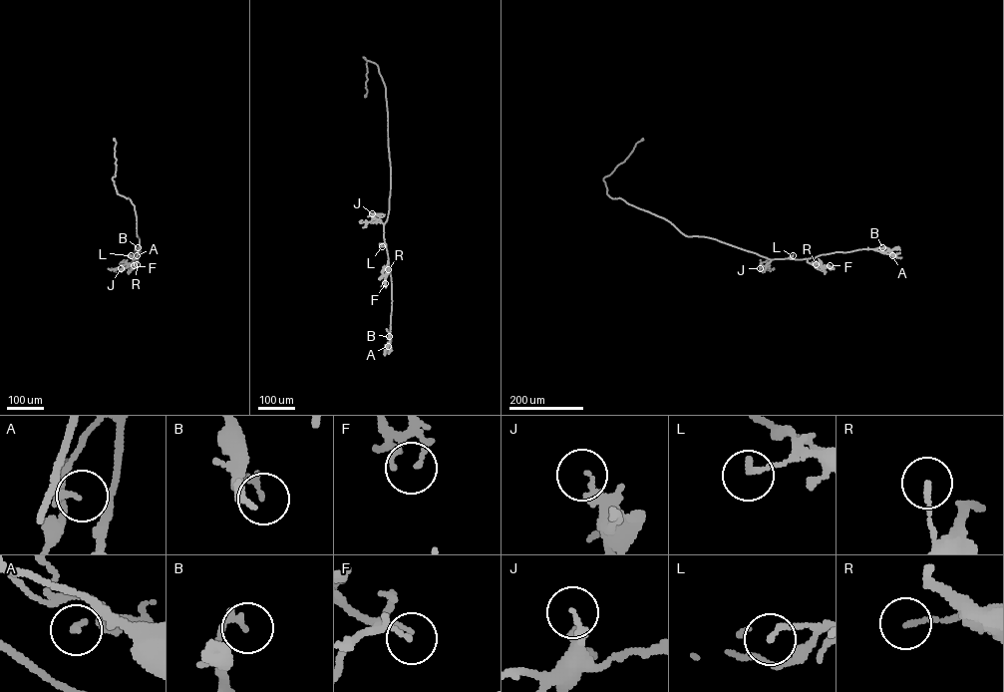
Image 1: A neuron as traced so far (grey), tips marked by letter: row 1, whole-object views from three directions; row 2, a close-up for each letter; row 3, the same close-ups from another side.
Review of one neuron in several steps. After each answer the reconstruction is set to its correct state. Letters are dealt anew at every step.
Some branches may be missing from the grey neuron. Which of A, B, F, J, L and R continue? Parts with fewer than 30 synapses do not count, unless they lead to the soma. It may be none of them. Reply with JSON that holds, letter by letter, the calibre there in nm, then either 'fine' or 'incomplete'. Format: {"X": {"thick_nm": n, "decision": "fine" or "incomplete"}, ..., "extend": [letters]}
{"A": {"thick_nm": 180, "decision": "fine"}, "B": {"thick_nm": 160, "decision": "fine"}, "F": {"thick_nm": 110, "decision": "fine"}, "J": {"thick_nm": 160, "decision": "fine"}, "L": {"thick_nm": 150, "decision": "fine"}, "R": {"thick_nm": 130, "decision": "fine"}, "extend": []}

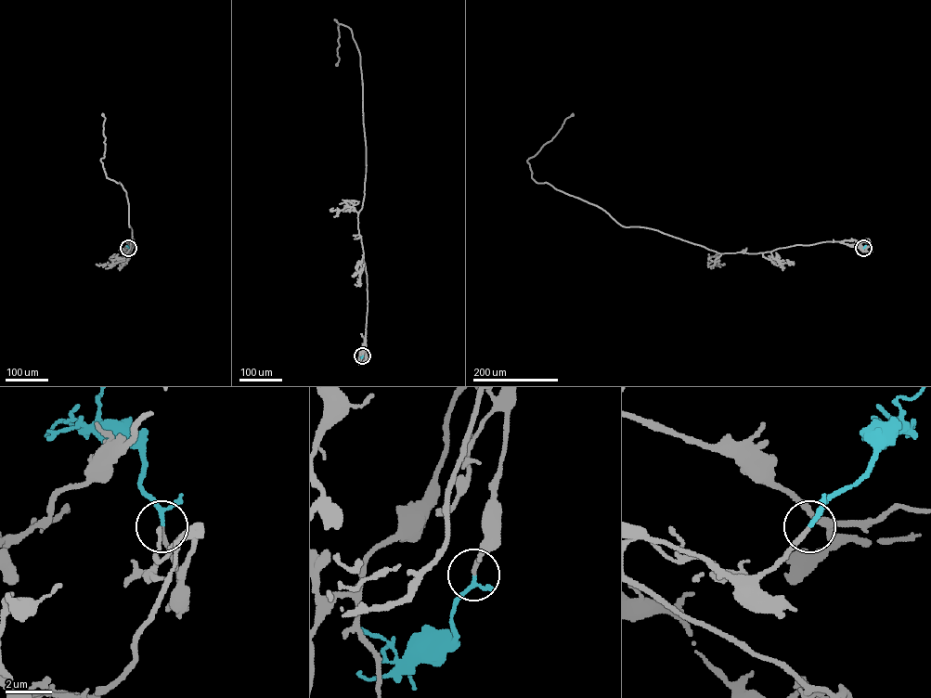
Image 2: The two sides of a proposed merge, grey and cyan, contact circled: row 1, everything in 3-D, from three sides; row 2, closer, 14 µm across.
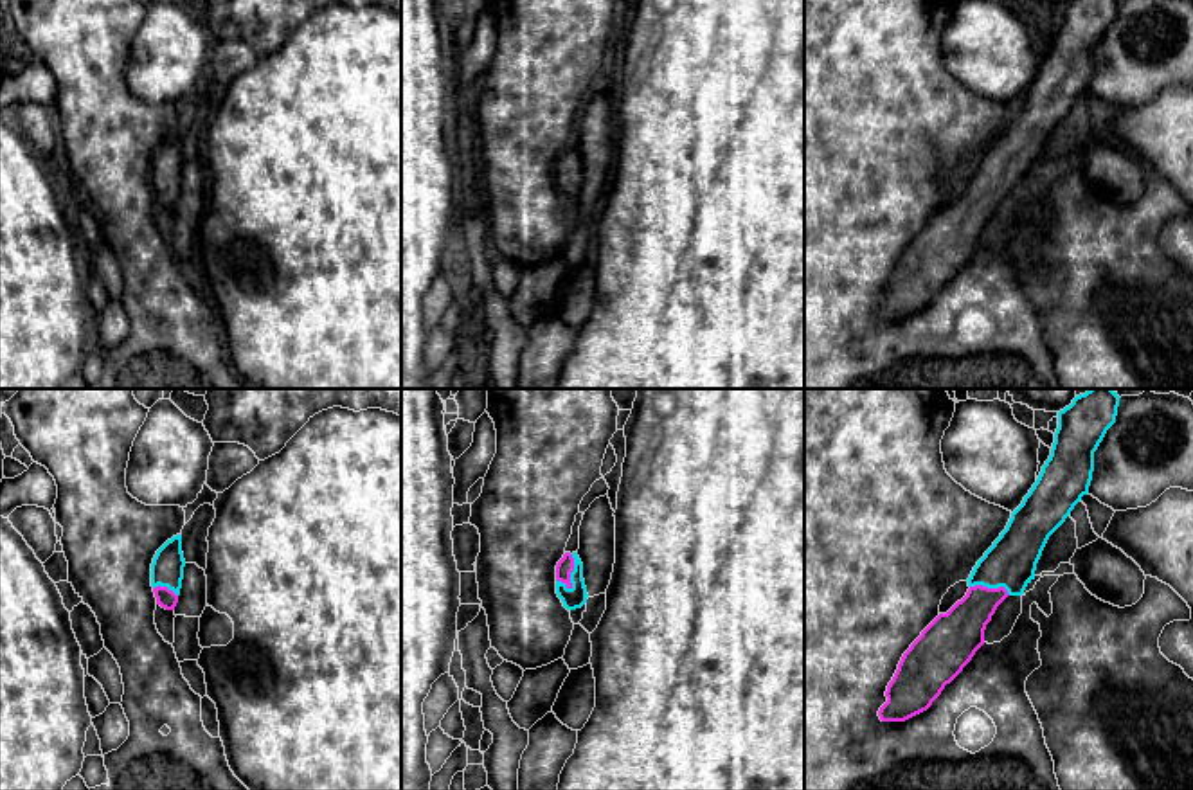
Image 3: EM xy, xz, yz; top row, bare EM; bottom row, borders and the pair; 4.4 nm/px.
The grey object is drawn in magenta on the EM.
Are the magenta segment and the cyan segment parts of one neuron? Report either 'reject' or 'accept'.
accept

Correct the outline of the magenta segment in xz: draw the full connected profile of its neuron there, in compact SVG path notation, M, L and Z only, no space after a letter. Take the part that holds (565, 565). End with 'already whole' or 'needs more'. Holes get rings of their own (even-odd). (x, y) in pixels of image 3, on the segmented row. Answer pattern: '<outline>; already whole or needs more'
M565 552L556 565L556 594L567 610L581 608L587 603L583 563L578 552Z; needs more

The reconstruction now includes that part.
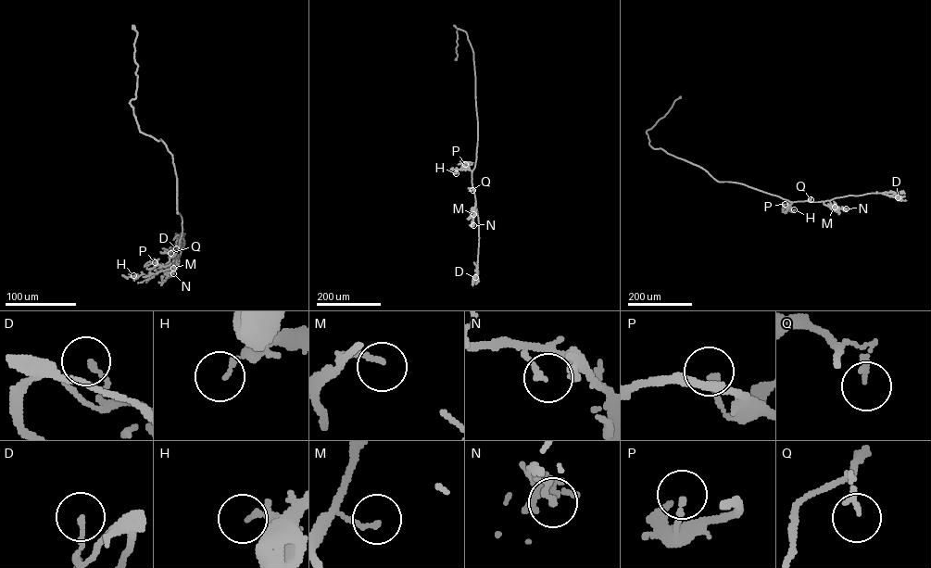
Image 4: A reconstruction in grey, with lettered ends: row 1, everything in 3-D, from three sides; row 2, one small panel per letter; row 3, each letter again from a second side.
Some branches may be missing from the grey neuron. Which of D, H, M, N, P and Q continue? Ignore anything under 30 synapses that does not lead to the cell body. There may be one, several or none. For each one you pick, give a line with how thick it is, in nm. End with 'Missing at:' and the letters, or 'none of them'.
Missing at: none of them

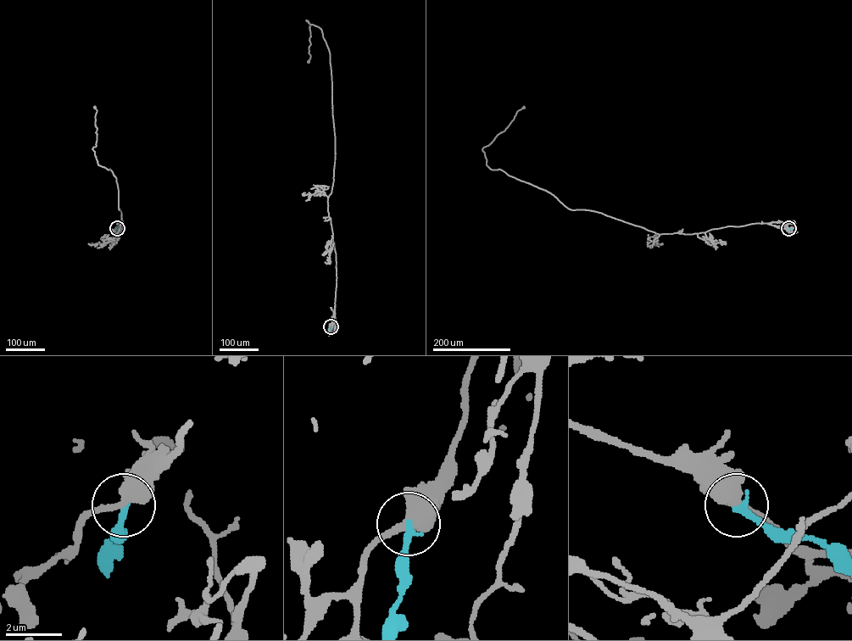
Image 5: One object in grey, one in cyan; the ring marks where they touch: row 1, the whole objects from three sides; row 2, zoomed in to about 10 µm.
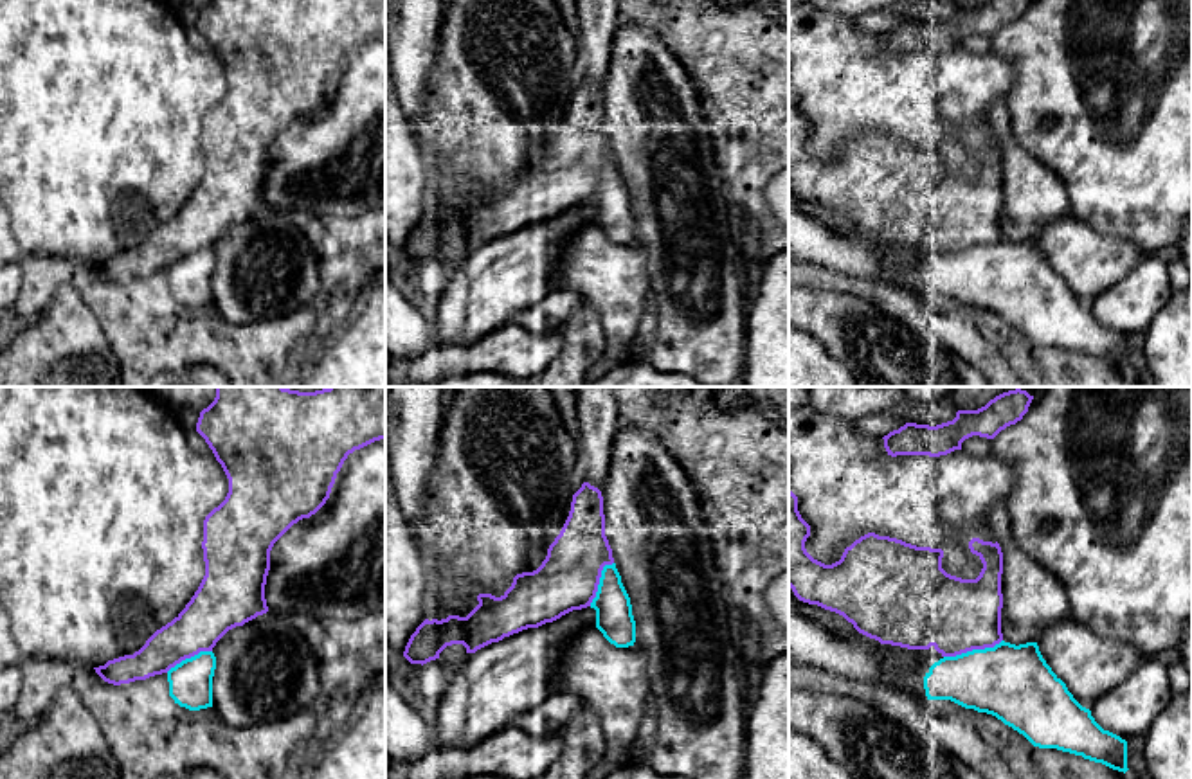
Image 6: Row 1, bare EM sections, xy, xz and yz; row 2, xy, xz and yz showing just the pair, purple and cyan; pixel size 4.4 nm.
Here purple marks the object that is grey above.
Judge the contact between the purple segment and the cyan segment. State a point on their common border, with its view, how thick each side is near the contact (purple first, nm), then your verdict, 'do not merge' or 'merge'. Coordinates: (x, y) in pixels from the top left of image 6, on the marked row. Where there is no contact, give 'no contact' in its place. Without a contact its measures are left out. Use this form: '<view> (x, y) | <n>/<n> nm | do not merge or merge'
yz (973, 648) | 340/340 nm | do not merge

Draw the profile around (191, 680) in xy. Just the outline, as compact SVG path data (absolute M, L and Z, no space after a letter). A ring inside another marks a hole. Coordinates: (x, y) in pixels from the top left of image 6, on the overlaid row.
M200 651L182 660L167 671L169 696L189 711L212 707L214 669L216 657L212 651Z

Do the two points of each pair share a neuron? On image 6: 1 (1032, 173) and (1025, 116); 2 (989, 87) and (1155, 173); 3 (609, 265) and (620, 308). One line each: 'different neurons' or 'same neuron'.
1: different neurons
2: different neurons
3: same neuron

